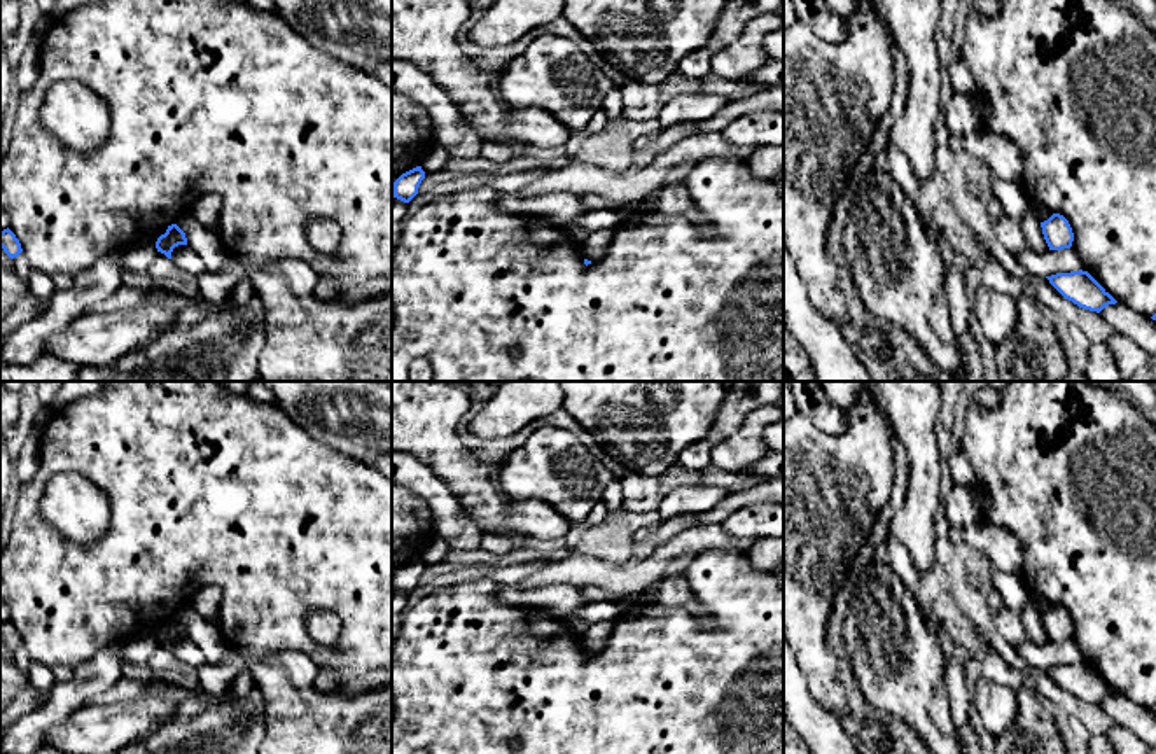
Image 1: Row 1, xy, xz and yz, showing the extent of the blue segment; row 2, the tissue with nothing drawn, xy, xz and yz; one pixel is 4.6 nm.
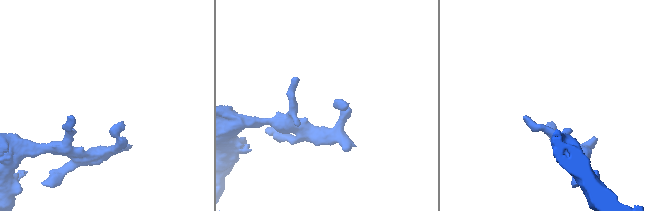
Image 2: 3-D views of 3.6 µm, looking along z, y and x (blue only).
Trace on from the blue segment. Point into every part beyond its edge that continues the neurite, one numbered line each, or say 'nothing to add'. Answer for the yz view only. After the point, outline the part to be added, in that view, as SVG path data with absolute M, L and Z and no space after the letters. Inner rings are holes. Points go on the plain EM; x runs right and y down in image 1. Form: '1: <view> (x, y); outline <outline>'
nothing to add

